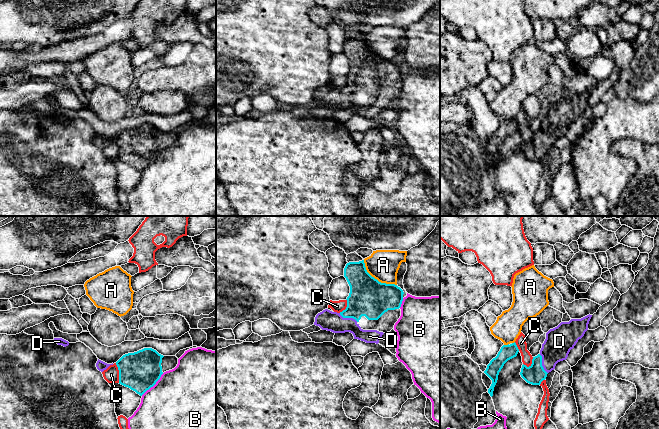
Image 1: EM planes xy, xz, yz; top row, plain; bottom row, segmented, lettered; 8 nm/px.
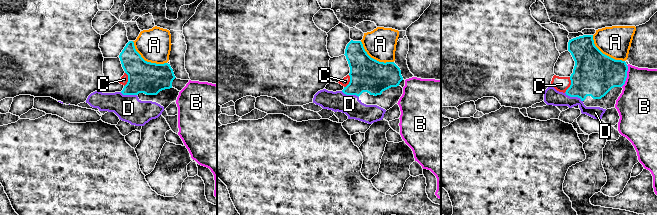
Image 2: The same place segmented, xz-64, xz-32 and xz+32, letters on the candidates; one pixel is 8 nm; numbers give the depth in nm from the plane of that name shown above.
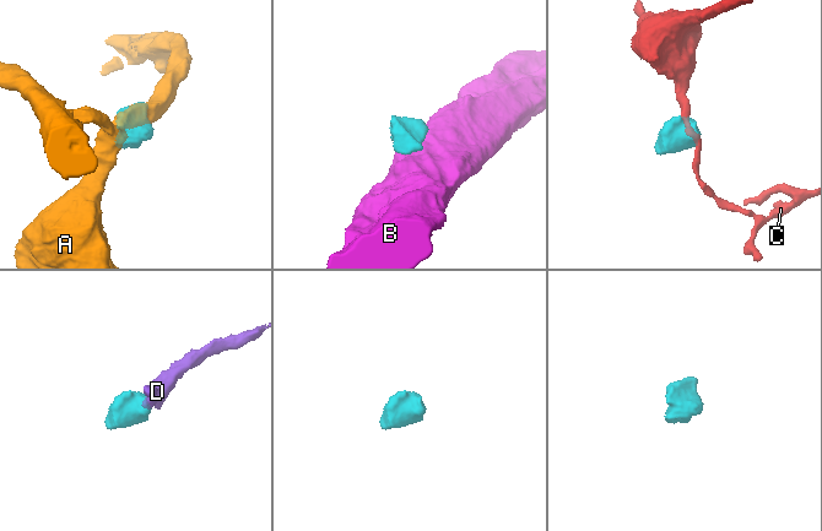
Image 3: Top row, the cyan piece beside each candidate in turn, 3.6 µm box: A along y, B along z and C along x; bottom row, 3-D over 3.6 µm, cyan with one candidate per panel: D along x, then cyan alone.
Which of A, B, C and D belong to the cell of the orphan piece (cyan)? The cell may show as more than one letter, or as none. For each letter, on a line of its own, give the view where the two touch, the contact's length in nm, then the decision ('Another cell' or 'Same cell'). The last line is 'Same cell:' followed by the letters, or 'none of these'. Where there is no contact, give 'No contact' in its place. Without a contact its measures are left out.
A: Touches cyan in xz. Shared border 340 nm. Another cell
B: Touches cyan in xy. Shared border 260 nm. Another cell
C: Touches cyan in xy. Shared border 160 nm. Another cell
D: Touches cyan in yz. Shared border 170 nm. Same cell
Same cell: D

